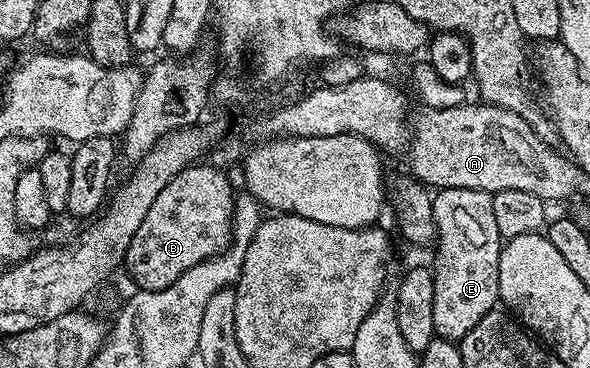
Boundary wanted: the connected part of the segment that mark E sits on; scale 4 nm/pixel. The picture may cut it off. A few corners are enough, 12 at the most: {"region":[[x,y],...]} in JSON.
{"region":[[440,189],[432,323],[458,343],[499,304],[491,194]]}

